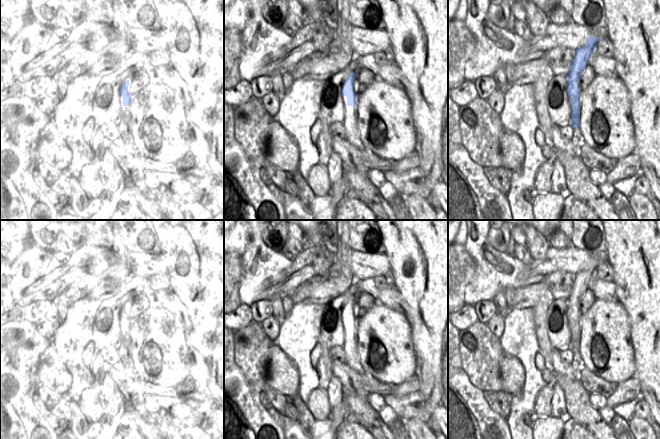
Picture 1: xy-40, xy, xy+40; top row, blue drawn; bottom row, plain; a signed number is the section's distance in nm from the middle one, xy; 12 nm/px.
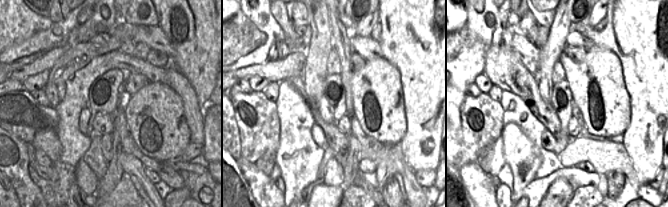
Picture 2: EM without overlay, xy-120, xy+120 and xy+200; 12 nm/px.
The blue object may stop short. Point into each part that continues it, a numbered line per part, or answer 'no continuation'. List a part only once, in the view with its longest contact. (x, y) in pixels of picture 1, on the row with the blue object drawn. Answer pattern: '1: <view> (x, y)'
1: xy (352, 136)

